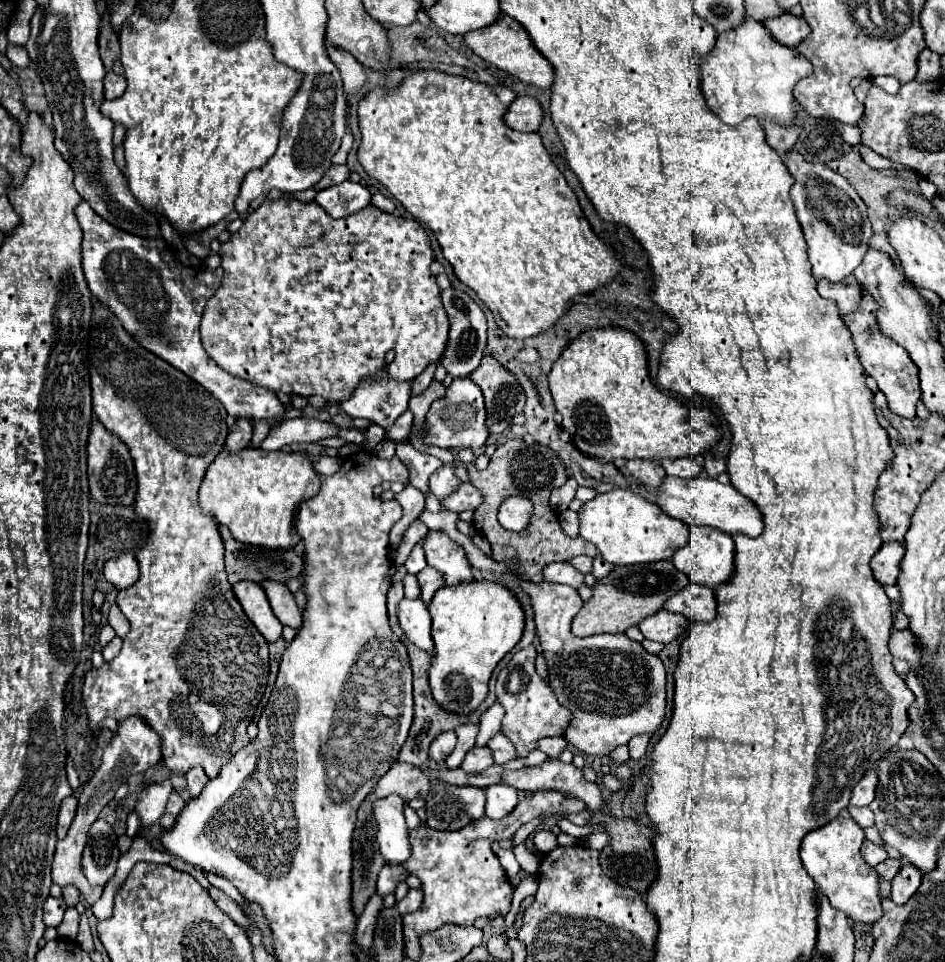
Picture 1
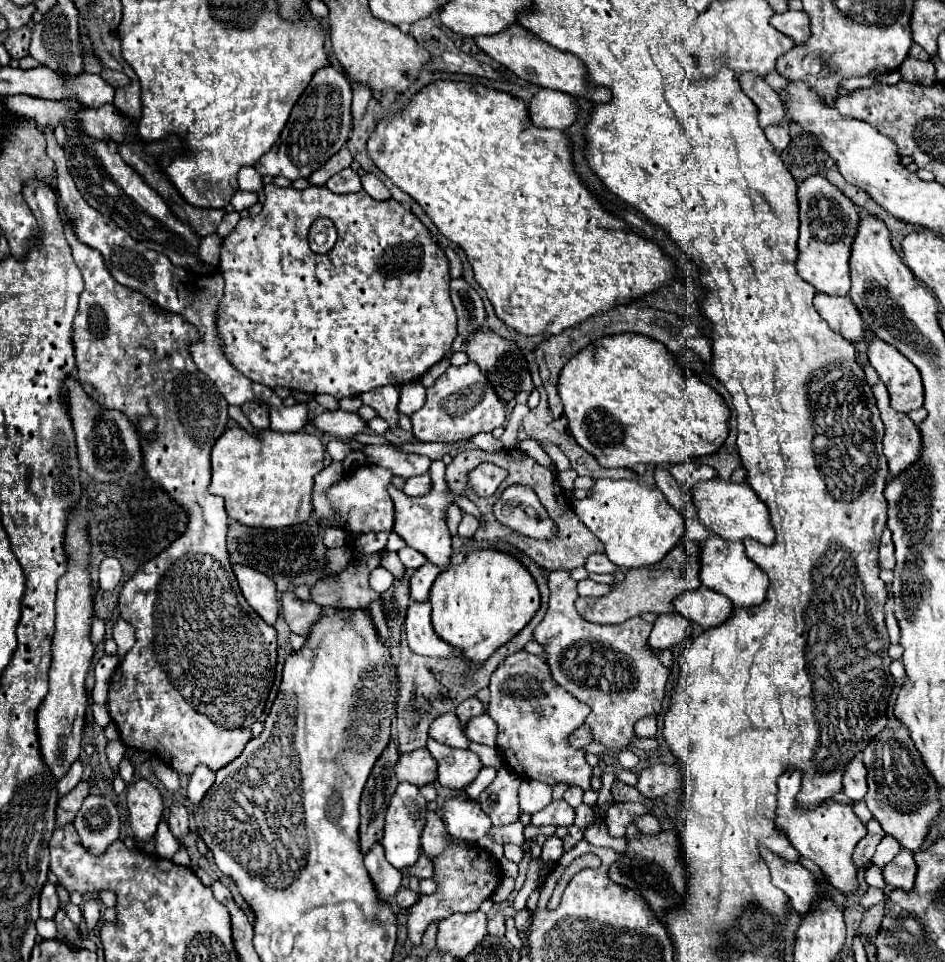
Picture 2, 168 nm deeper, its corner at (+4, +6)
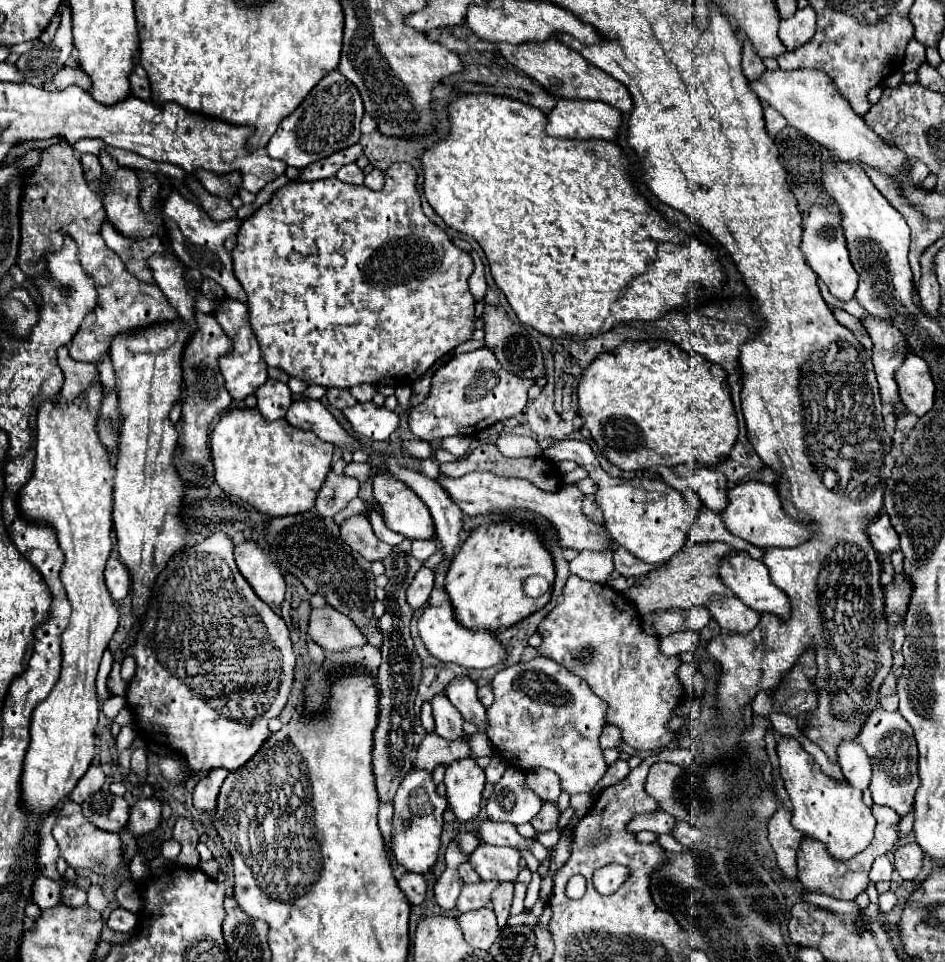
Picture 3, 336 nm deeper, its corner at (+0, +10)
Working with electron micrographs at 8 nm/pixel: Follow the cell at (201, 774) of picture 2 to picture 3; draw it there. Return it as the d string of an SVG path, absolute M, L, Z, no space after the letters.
M210 769L208 773L202 775L202 779L198 781L198 785L194 787L194 793L192 793L192 801L198 811L204 811L204 813L216 811L218 791L220 791L226 775L228 775L226 769Z

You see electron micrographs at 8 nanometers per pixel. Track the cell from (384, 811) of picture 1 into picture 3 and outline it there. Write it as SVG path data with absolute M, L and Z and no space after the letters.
M412 769L406 773L394 797L394 819L392 819L392 853L394 859L412 873L428 873L436 861L440 851L440 835L442 835L442 813L446 811L448 801L436 793L436 785L432 781L432 773L426 769Z

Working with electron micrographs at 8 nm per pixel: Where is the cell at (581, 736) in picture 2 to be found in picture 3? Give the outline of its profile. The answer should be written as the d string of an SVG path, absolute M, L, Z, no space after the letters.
M606 725L600 735L600 745L602 745L602 749L606 749L606 747L614 749L614 747L622 745L622 731L618 731L618 727L614 727L614 725Z

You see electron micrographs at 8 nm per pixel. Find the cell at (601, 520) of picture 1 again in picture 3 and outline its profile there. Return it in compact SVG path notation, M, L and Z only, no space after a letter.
M554 439L548 449L542 451L542 455L550 463L560 461L576 461L580 467L584 467L590 473L590 479L596 481L600 487L596 493L596 503L604 511L604 527L608 535L624 549L628 549L632 555L642 559L644 563L666 563L670 557L680 551L688 539L690 527L698 515L698 511L682 499L682 493L678 489L672 489L664 481L658 479L614 479L610 477L598 463L592 447L586 441L566 439L558 441Z

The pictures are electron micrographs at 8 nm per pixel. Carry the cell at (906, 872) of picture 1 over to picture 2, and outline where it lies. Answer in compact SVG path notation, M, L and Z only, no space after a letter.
M902 849L892 863L888 863L884 867L884 879L890 887L894 889L902 889L902 891L910 891L914 887L914 877L916 877L916 863L914 863L914 855L906 849Z

